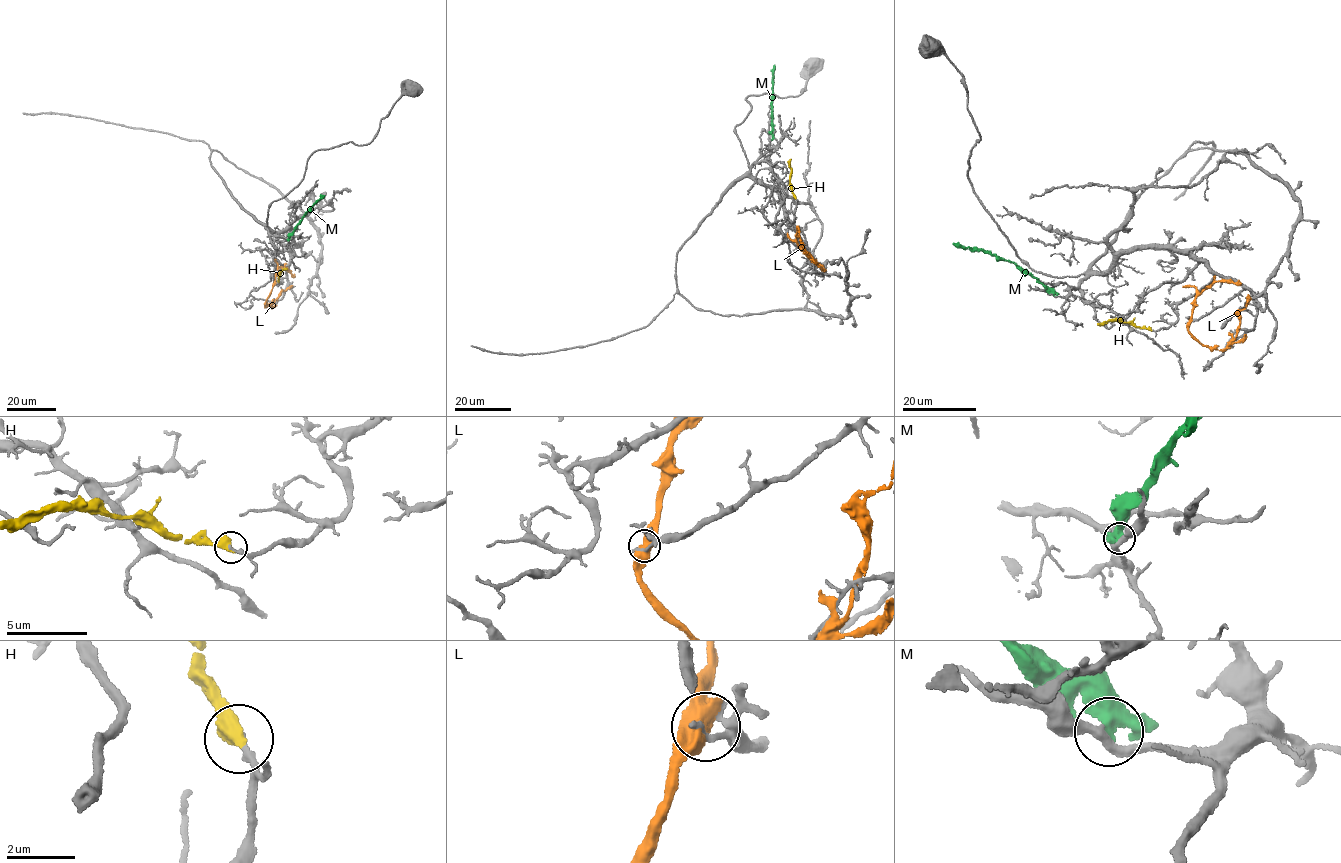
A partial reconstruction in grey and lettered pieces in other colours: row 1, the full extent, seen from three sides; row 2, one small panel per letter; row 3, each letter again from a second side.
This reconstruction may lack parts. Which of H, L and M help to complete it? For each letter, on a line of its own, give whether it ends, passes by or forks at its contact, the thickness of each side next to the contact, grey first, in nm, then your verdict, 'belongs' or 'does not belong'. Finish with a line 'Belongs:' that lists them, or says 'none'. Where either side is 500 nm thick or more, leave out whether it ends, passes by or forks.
H: 220/500 nm | does not belong
L: 200/600 nm | does not belong
M: it passes by | 300/320 nm | does not belong
Belongs: none

